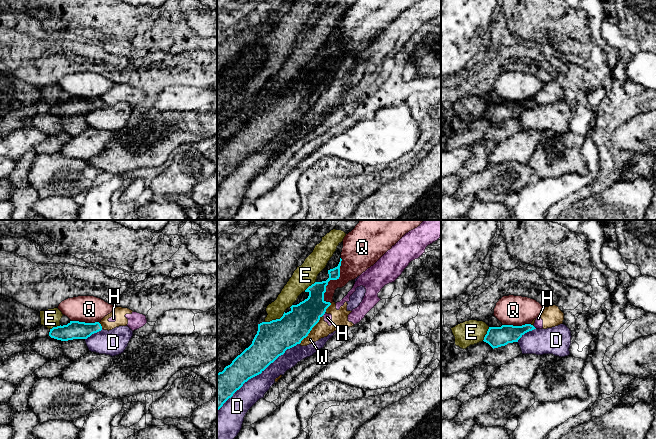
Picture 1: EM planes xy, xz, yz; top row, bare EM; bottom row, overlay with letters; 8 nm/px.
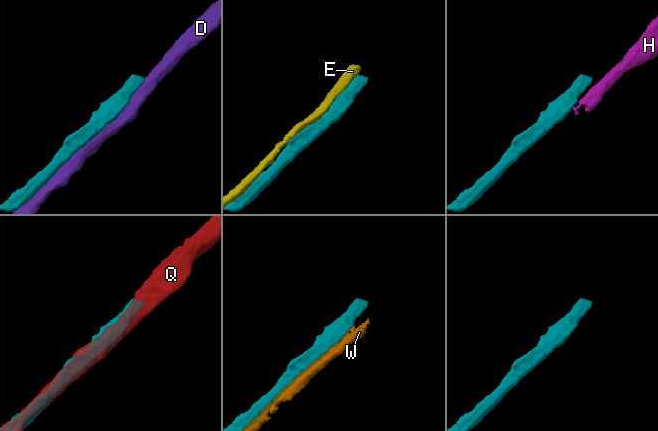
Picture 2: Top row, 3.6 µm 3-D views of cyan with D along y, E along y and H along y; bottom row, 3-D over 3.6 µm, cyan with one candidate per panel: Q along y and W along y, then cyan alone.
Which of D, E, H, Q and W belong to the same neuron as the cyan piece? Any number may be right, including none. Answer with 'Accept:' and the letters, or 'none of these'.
Accept: none of these

